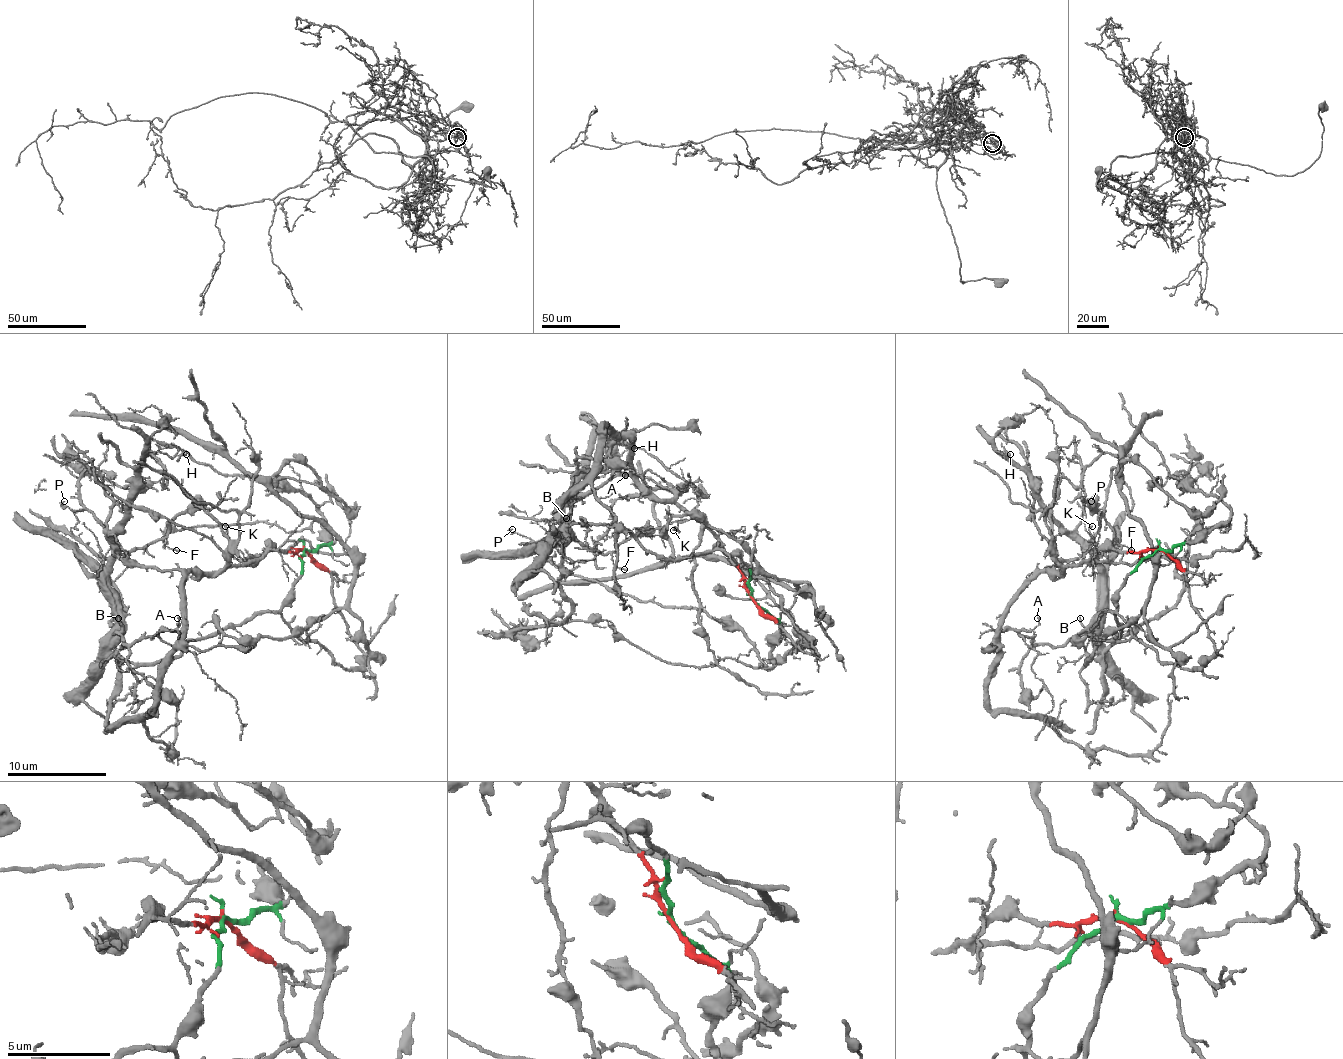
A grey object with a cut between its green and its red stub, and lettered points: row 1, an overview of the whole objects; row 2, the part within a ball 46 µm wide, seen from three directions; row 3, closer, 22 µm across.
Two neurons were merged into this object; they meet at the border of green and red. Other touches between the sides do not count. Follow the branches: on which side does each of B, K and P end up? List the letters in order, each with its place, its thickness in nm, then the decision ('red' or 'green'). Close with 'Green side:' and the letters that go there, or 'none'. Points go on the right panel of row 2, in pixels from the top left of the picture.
B: (1080, 618) | 130 nm | green
K: (1092, 526) | 120 nm | red
P: (1091, 501) | 180 nm | red
Green side: B

